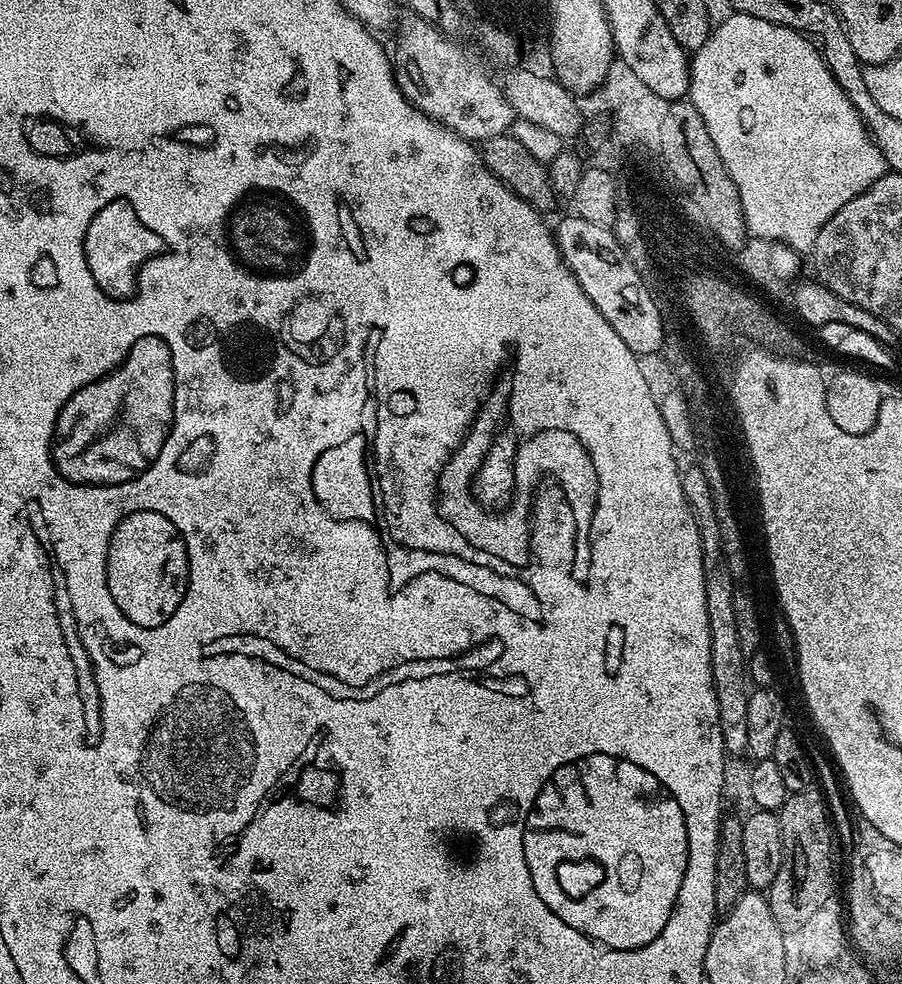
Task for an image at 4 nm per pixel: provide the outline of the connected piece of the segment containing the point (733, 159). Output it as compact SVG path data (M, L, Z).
M732 12L721 22L720 25L713 27L708 33L706 42L702 47L695 49L694 55L690 60L690 75L688 78L688 96L692 105L702 114L702 122L706 122L706 130L710 130L710 138L730 174L734 178L734 186L738 186L738 194L742 198L744 207L744 219L748 221L748 230L753 237L757 236L760 240L784 244L787 248L792 248L795 252L804 254L814 246L814 238L818 238L818 230L830 222L830 218L846 202L858 198L868 188L878 182L886 171L886 165L878 146L868 135L864 128L862 118L858 110L842 94L842 86L834 82L834 74L826 66L821 49L809 37L803 36L800 32L795 32L793 28L778 26L774 22L762 22L762 18L750 18L750 14L738 14Z

